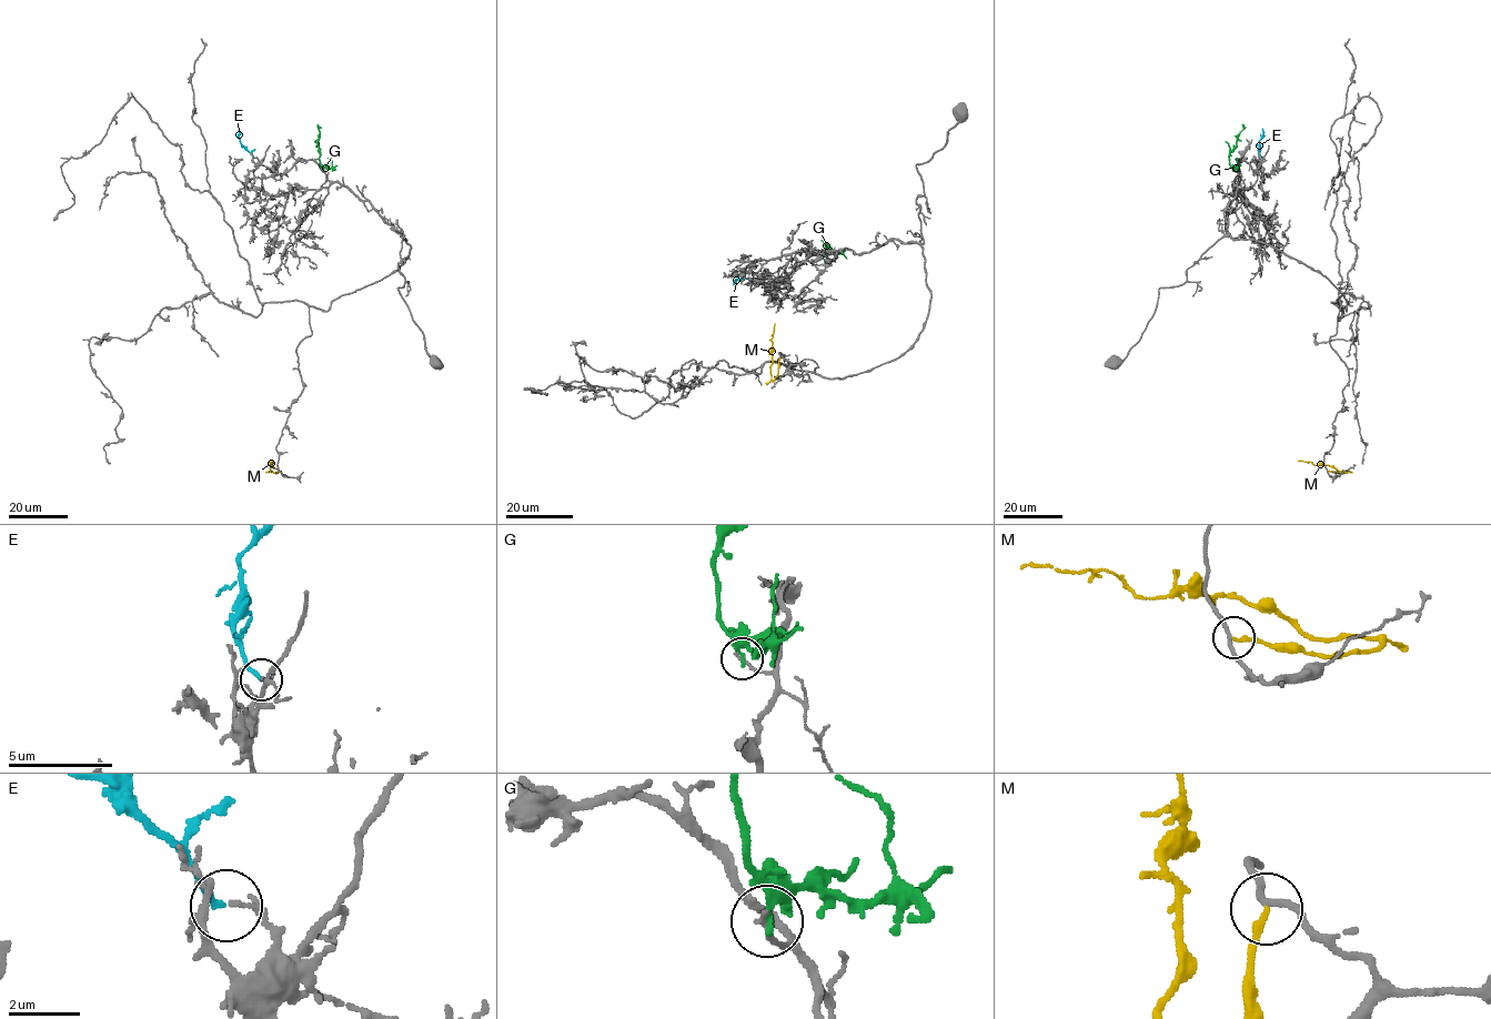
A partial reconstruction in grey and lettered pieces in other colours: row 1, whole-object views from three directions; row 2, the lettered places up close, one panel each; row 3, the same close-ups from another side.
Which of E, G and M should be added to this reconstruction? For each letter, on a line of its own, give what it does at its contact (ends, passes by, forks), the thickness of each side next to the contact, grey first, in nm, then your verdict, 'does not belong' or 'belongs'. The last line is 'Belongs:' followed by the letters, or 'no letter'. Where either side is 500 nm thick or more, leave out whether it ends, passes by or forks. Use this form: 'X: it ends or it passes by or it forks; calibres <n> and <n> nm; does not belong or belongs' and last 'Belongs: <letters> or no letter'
E: it ends; calibres 100 and 190 nm; does not belong
G: it ends; calibres 150 and 300 nm; does not belong
M: it ends; calibres 170 and 200 nm; does not belong
Belongs: no letter

